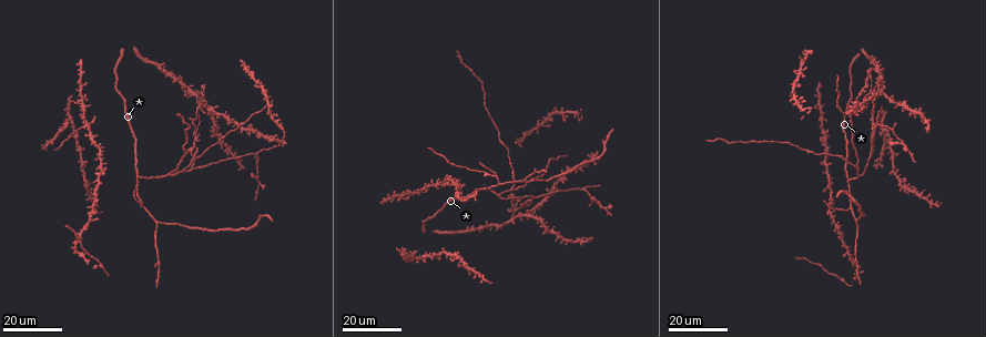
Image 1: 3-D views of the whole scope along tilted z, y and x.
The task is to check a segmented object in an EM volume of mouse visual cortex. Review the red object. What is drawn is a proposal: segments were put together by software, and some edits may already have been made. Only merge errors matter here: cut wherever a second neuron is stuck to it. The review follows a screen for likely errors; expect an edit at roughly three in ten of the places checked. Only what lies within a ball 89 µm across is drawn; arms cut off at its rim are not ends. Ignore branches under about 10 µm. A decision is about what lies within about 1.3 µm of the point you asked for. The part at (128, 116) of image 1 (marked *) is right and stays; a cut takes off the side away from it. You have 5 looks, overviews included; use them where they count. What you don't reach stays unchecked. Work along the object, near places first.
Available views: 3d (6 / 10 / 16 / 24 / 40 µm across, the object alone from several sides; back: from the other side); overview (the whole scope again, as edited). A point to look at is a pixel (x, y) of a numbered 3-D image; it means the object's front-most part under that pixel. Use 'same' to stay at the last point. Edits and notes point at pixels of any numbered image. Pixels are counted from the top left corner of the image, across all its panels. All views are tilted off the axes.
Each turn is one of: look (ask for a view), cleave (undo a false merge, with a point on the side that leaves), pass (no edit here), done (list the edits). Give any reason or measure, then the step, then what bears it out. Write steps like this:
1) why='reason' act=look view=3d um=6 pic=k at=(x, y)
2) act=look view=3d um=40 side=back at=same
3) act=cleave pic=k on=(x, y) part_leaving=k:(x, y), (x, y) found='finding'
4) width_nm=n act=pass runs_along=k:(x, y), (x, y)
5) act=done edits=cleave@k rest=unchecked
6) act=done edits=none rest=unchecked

why='side arm on a straight run' act=look view=3d um=16 pic=1 at=(170, 175)

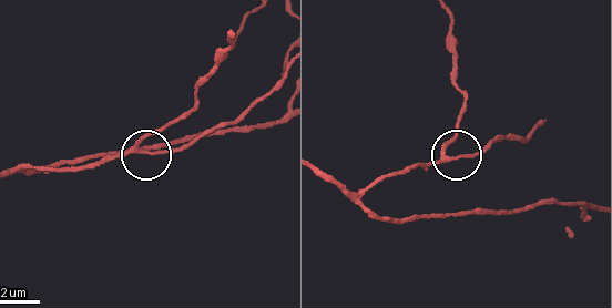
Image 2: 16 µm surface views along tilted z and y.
act=look view=3d um=10 pic=2 at=(447, 154)

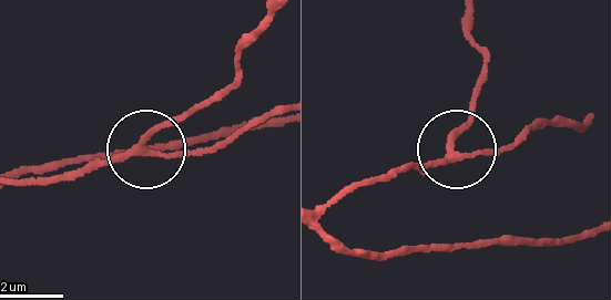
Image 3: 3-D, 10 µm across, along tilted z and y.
act=pass runs_along=3:(13, 179), (64, 179), (124, 162), (191, 110) found='one neuron here'

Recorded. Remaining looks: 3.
why='branch point' act=look view=3d um=24 pic=1 at=(158, 222)

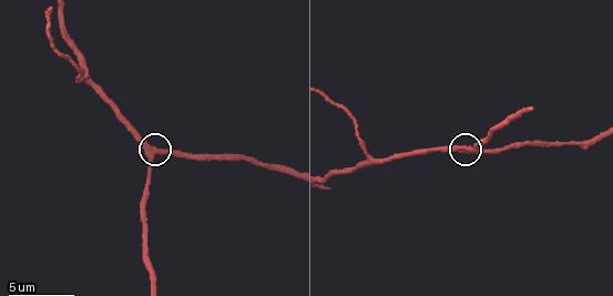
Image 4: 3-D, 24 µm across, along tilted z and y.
act=look view=3d um=10 pic=4 at=(154, 149)

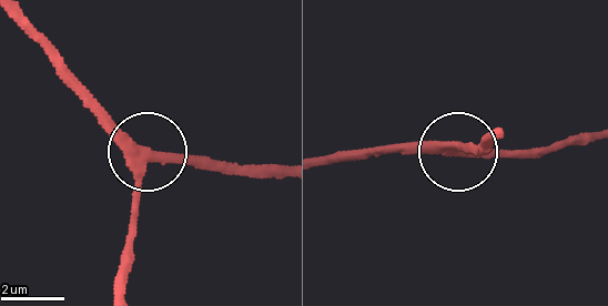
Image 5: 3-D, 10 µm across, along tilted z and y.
act=pass runs_along=5:(23, 20), (148, 154), (139, 231) found='one neuron here'

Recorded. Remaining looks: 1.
act=done edits=none rest=unchecked

